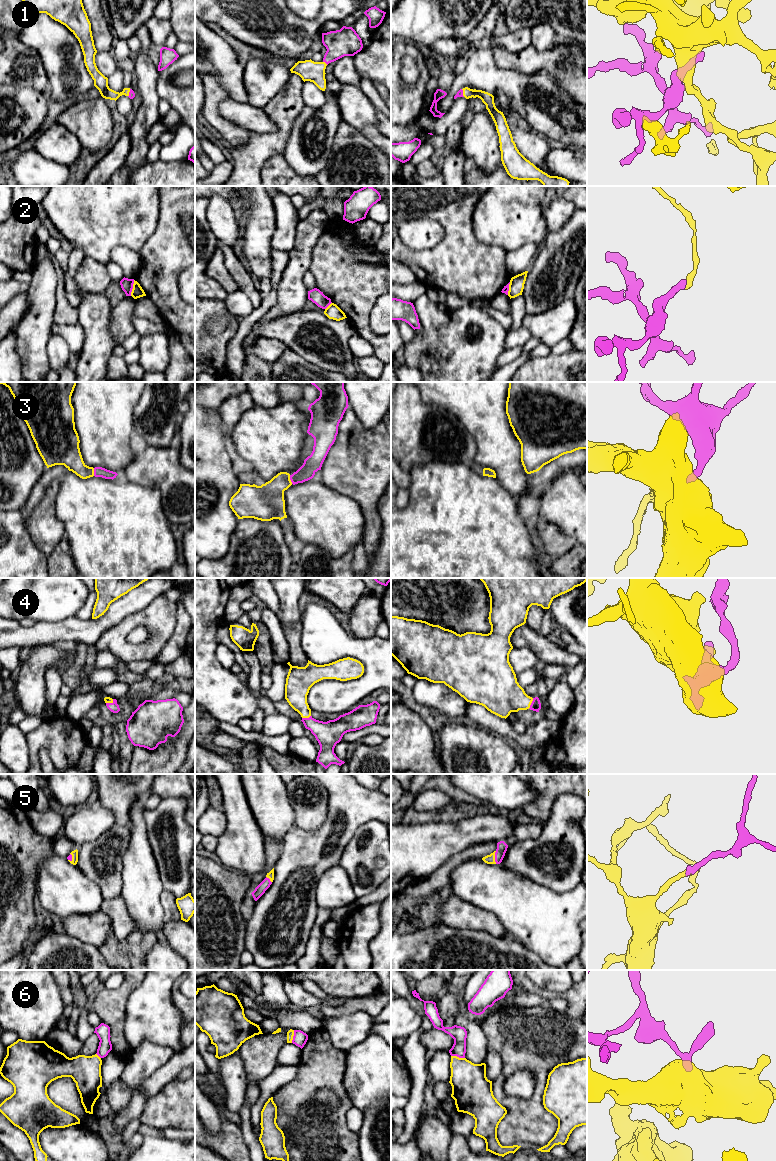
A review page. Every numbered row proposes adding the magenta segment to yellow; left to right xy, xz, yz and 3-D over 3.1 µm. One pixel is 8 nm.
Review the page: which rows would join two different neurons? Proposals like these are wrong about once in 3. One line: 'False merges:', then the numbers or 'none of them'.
False merges: 2, 6

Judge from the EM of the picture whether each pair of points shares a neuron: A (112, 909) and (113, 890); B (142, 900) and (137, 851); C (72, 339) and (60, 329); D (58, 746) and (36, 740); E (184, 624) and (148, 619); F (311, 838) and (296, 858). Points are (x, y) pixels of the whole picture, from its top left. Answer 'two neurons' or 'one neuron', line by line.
A: two neurons
B: one neuron
C: one neuron
D: one neuron
E: two neurons
F: one neuron

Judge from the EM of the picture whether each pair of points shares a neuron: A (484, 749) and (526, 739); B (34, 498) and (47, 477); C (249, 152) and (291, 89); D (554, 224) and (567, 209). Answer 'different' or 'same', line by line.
A: different
B: same
C: same
D: same

